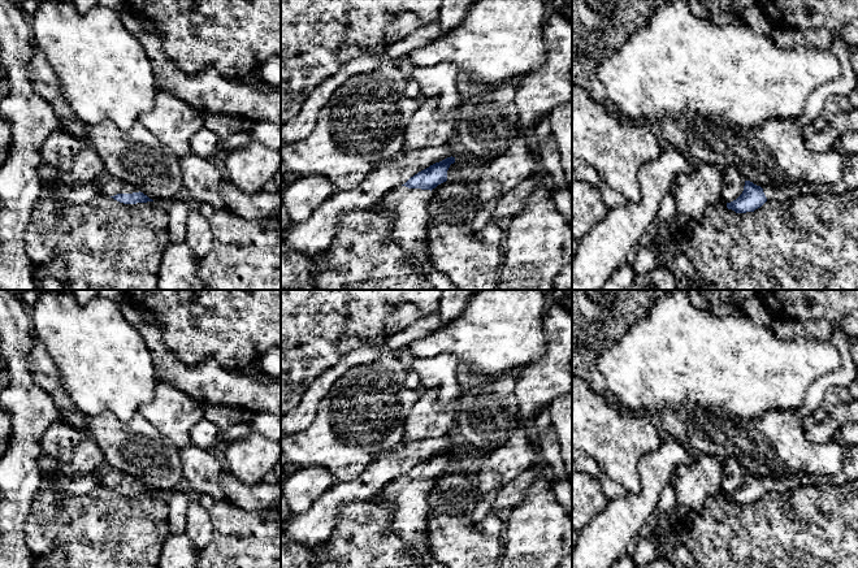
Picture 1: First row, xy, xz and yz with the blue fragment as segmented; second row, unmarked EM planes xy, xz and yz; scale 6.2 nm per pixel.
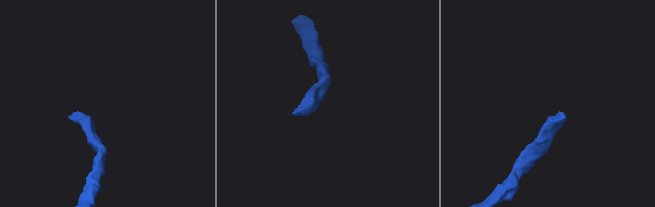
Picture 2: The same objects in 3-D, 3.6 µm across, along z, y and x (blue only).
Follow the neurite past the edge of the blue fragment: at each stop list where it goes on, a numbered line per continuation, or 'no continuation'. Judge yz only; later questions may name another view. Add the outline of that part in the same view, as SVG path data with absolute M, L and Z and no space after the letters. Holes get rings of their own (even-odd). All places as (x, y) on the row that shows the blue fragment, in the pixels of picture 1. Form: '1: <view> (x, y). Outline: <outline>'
1: yz (849, 181). Outline: M858 155L844 156L844 169L841 179L832 186L812 185L810 182L796 182L792 185L767 186L762 187L767 198L771 200L786 200L798 195L816 194L823 195L827 192L845 194L858 188Z

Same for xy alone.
1: xy (109, 186). Outline: M103 175L96 182L98 188L101 195L114 196L117 194L133 194L139 192L138 188L122 182L112 175Z

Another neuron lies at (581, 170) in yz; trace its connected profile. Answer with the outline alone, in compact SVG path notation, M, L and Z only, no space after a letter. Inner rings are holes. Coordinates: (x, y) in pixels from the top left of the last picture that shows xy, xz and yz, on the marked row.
M572 159L572 181L584 181L595 190L599 190L603 183L598 172L592 165L578 159Z

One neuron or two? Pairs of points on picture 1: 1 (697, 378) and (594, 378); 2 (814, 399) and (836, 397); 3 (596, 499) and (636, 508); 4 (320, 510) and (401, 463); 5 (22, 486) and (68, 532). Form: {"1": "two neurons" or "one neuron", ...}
{"1": "two neurons", "2": "two neurons", "3": "two neurons", "4": "one neuron", "5": "two neurons"}

